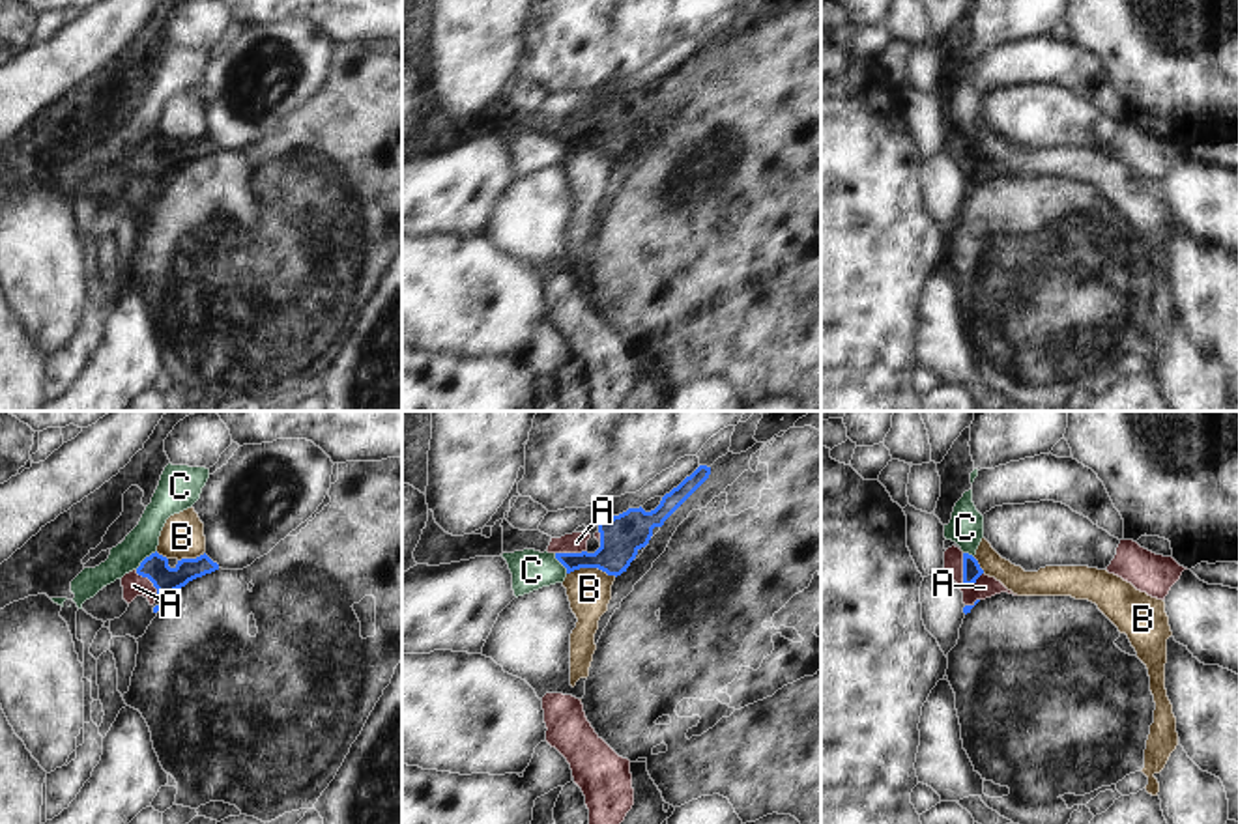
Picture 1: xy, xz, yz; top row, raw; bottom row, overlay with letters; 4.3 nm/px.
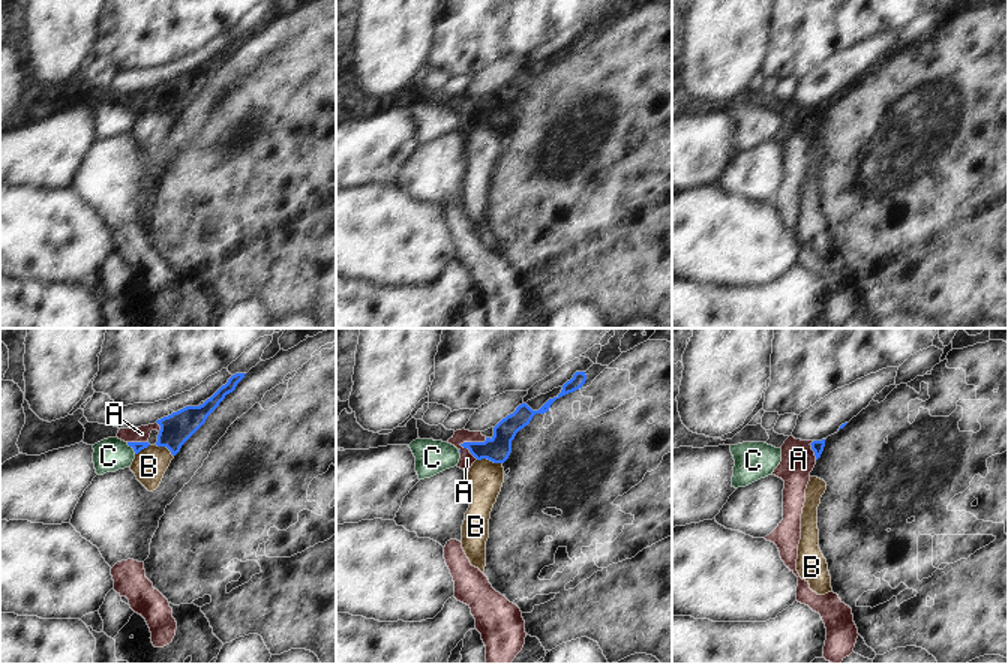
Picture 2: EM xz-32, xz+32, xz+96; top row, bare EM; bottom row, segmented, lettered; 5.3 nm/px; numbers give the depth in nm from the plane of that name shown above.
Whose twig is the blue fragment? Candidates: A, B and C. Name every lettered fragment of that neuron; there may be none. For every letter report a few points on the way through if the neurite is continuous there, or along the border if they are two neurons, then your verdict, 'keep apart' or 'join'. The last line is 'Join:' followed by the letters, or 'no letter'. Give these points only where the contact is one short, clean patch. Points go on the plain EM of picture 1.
A: way yz (971, 150), (964, 152), (965, 167), (984, 169); join
B: keep apart
C: border xy (156, 131), (135, 150); keep apart
Join: A

